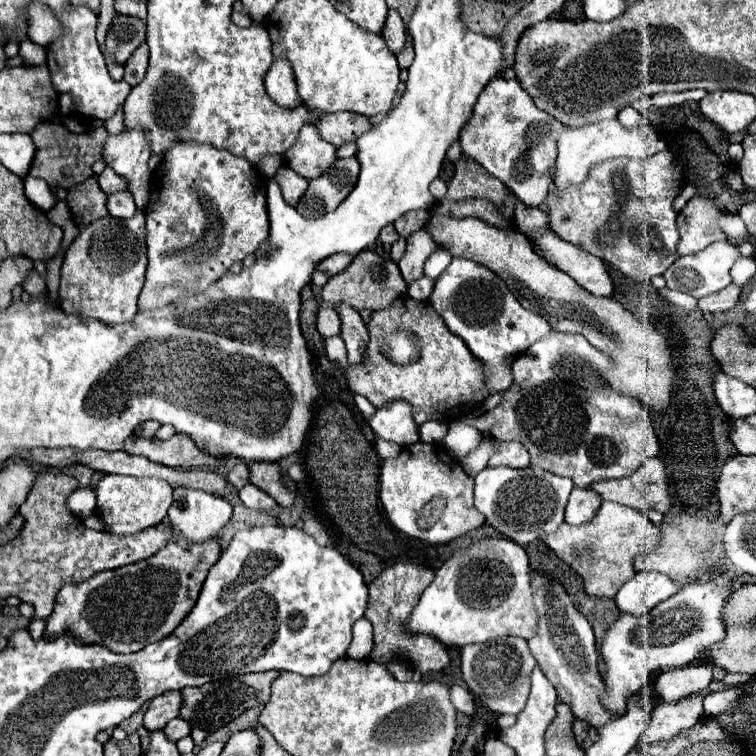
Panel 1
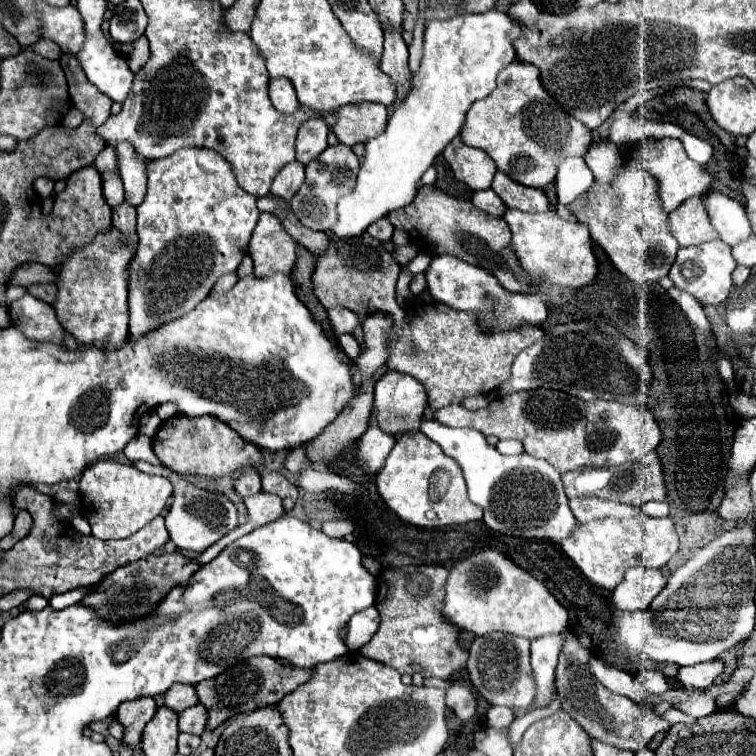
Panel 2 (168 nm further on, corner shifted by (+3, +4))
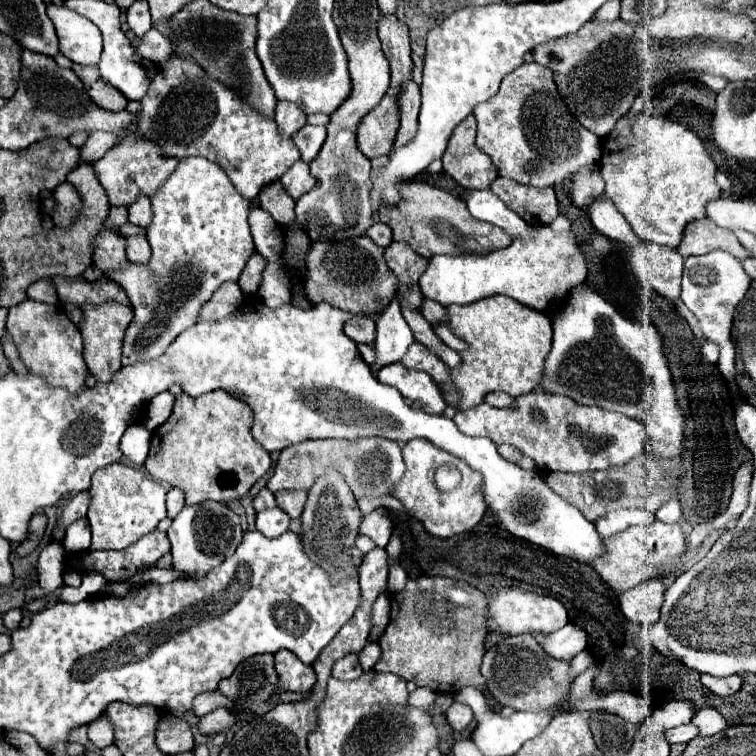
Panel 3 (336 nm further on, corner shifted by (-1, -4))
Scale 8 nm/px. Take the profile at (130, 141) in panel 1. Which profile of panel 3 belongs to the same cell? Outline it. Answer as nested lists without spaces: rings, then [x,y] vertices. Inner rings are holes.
[[[140,194],[136,202],[128,208],[128,220],[140,228],[146,228],[152,220],[152,210],[150,210],[150,198],[146,194]]]

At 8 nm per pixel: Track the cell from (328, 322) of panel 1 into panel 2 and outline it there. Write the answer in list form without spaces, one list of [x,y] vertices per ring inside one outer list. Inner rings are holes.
[[[332,308],[328,310],[328,318],[336,334],[352,334],[356,324],[360,322],[360,316],[356,316],[348,308]]]

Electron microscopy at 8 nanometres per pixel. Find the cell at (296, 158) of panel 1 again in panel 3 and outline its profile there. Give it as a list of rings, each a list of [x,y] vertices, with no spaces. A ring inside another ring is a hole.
[[[306,124],[292,136],[292,140],[294,140],[294,144],[298,146],[298,150],[302,154],[302,160],[310,164],[316,158],[316,154],[320,152],[320,148],[326,140],[326,126]]]

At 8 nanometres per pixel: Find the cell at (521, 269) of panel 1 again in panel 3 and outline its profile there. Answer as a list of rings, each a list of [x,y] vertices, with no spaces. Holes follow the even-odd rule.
[[[408,182],[400,186],[402,202],[396,208],[380,208],[378,216],[394,232],[394,240],[408,242],[420,256],[432,258],[436,254],[480,254],[486,256],[494,250],[502,250],[512,242],[512,236],[498,226],[476,220],[466,204],[446,190],[434,188],[426,182]]]

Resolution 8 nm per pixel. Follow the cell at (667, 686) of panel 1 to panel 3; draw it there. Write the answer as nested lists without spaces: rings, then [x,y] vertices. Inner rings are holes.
[[[700,676],[702,686],[706,686],[710,692],[718,694],[718,696],[732,696],[740,690],[742,678],[740,676],[726,676],[726,678],[714,678],[714,676]]]

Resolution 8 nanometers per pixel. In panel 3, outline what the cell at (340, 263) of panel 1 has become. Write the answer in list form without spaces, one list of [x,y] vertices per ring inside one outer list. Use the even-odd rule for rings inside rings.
[[[272,182],[262,196],[258,196],[260,206],[270,212],[270,216],[280,224],[280,226],[296,226],[296,216],[294,216],[294,200],[284,192],[280,182]]]

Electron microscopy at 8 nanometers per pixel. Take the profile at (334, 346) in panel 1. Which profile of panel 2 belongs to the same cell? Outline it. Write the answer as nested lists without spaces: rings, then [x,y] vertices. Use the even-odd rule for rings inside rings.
[[[352,334],[338,336],[338,342],[344,348],[344,352],[350,356],[350,360],[356,360],[360,356],[360,344],[358,344],[358,340]]]

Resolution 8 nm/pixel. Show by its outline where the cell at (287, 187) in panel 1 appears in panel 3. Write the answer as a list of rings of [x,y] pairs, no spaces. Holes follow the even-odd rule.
[[[298,160],[298,162],[280,178],[280,182],[282,182],[284,190],[286,190],[294,200],[298,200],[304,192],[308,192],[308,190],[316,184],[316,180],[310,176],[310,166],[304,164],[302,160]]]

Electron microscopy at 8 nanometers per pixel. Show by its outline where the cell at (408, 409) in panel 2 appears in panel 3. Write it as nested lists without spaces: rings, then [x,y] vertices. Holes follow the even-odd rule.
[[[390,364],[388,368],[382,368],[376,378],[382,384],[394,386],[408,402],[420,404],[428,414],[440,414],[446,408],[438,384],[426,372],[408,370],[402,364]]]

